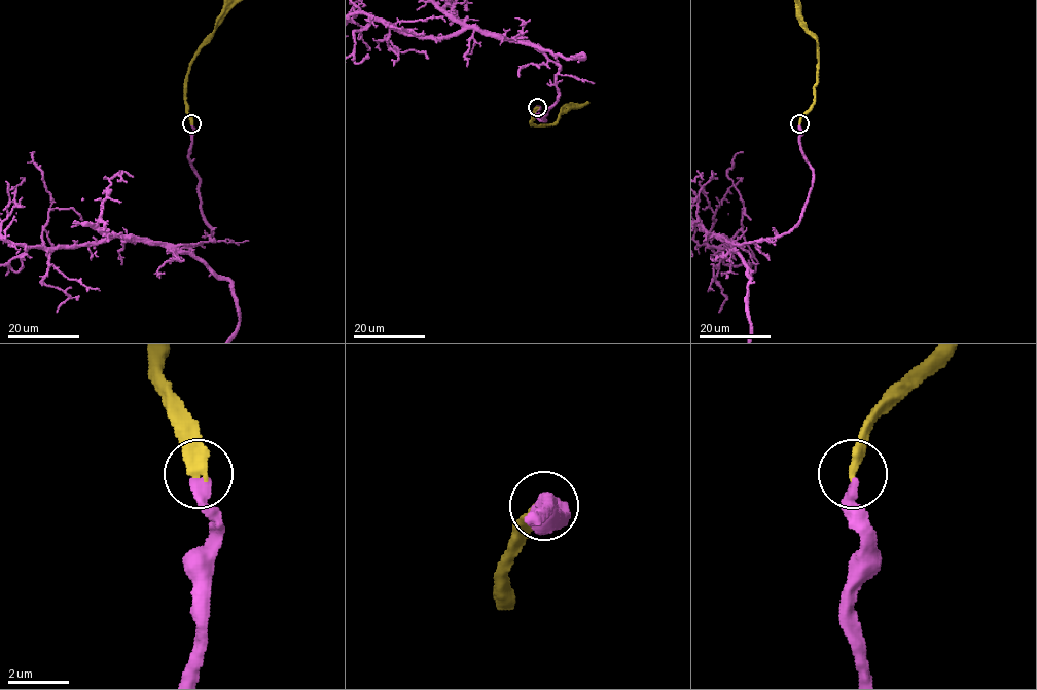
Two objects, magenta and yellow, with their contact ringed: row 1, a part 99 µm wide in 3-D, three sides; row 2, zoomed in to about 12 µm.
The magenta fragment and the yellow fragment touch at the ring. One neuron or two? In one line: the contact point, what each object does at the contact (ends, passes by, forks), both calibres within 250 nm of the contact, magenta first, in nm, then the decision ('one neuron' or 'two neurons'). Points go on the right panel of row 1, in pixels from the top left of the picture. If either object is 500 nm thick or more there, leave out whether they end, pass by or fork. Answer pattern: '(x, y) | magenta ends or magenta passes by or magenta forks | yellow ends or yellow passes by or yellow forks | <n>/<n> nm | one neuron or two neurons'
(799, 123) | magenta ends | yellow ends | 360/420 nm | two neurons

